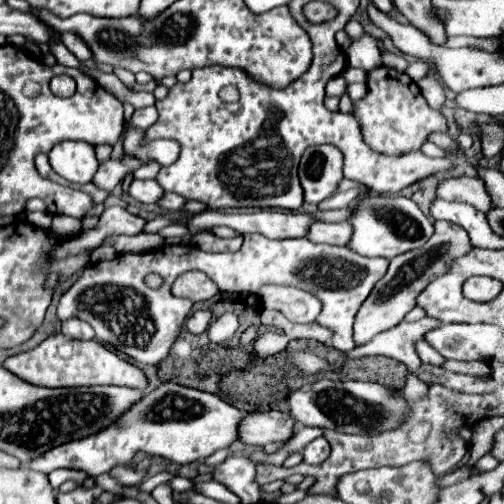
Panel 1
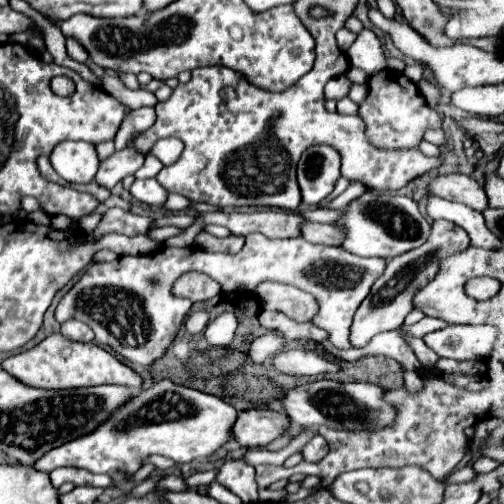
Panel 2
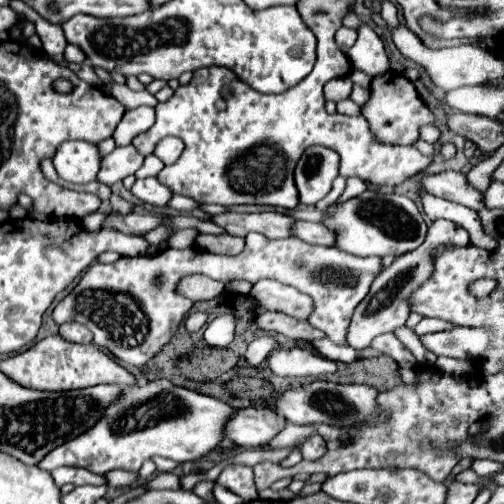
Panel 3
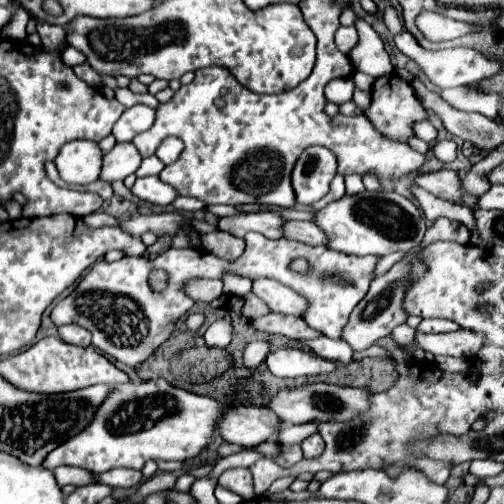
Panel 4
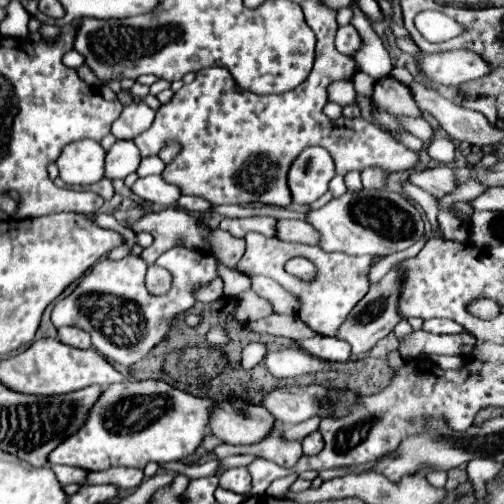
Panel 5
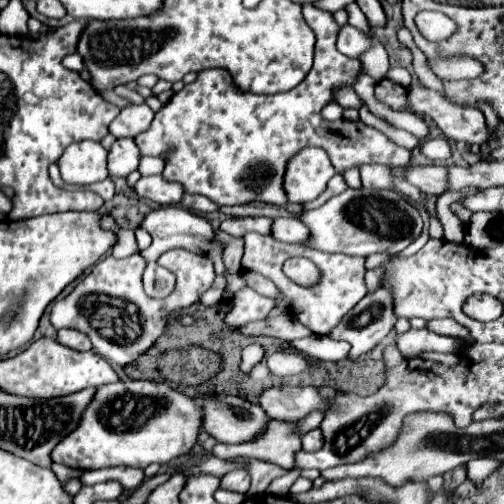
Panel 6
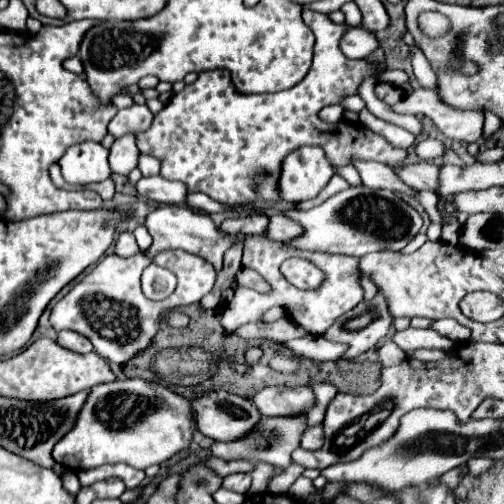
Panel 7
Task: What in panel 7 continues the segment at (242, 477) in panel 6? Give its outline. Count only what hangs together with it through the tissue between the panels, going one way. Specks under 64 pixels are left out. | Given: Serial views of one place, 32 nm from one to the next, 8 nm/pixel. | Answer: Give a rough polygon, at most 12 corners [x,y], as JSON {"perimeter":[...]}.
{"perimeter":[[228,474],[222,486],[246,494],[250,474]]}

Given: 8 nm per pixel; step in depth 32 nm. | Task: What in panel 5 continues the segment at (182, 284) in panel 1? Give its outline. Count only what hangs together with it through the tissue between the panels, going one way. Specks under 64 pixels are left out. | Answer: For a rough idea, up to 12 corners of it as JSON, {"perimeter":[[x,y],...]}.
{"perimeter":[[222,280],[208,282],[198,290],[198,300],[214,302],[222,294]]}

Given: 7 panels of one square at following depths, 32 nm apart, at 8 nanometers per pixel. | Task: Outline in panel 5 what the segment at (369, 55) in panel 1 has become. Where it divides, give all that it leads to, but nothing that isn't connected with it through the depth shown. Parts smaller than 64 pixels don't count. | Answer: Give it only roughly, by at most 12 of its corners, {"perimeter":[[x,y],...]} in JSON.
{"perimeter":[[360,8],[352,26],[362,46],[352,58],[360,72],[374,80],[392,70],[382,40],[372,30]]}

